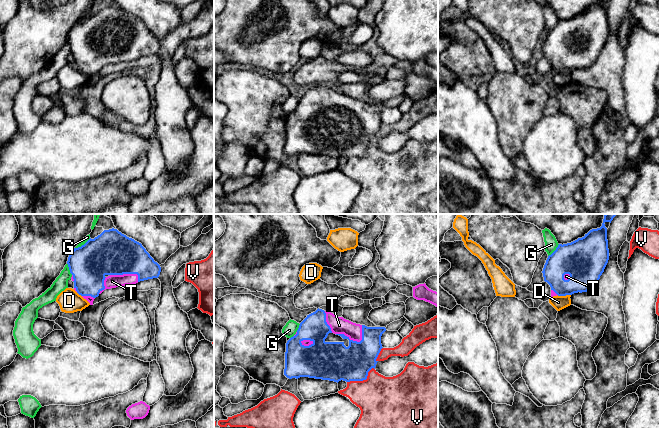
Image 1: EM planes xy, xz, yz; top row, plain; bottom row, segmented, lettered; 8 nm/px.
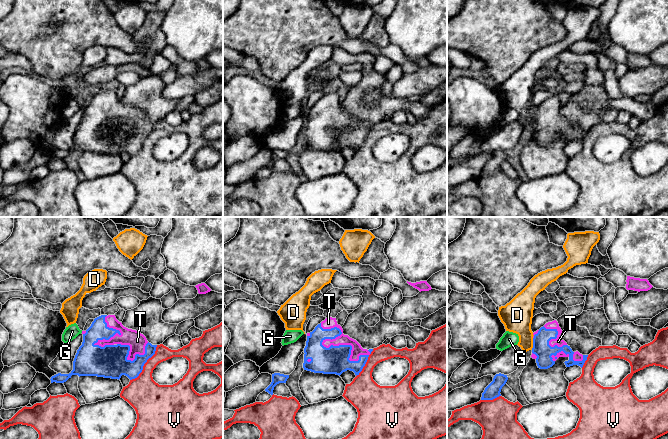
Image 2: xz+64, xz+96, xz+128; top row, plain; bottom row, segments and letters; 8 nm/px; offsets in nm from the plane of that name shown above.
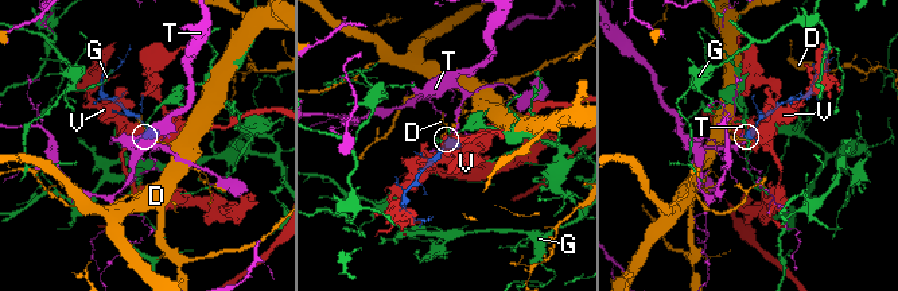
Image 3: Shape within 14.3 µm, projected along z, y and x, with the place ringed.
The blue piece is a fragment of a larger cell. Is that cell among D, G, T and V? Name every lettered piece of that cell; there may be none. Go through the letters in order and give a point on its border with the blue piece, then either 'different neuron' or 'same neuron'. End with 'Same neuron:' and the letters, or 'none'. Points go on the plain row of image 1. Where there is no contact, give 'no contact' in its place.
D: contact yz (564, 71); different neuron
G: contact xy (82, 21); different neuron
T: contact xz (355, 117); same neuron
V: contact xz (362, 156); different neuron
Same neuron: T

